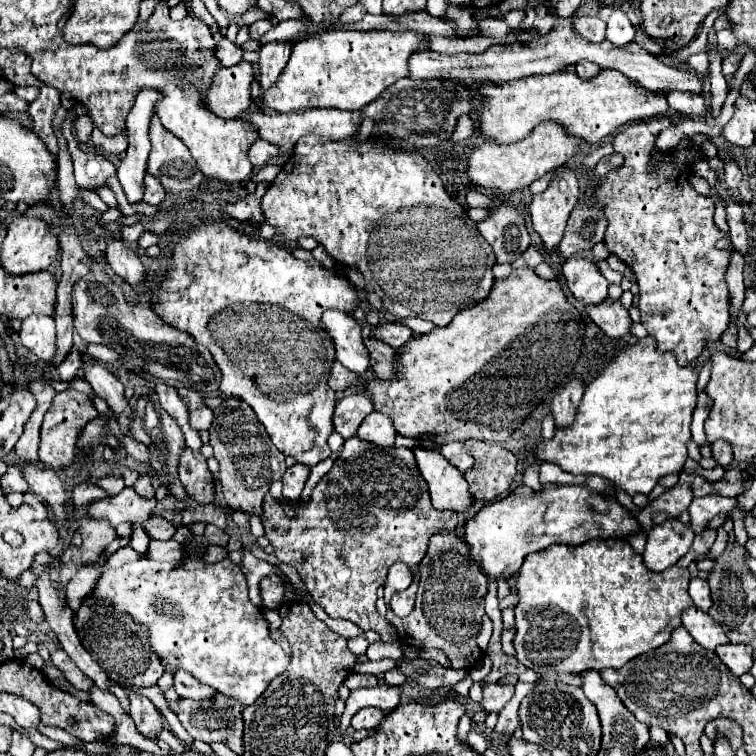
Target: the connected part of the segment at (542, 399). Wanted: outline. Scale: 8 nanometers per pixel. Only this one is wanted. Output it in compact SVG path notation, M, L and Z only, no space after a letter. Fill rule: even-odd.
M516 268L512 270L512 274L504 280L496 280L488 298L484 298L482 302L460 310L452 322L444 328L434 328L430 334L422 334L420 338L412 338L408 340L408 344L404 344L402 348L396 350L396 378L394 380L366 380L358 384L358 390L368 390L372 396L372 406L376 412L388 414L394 424L396 424L396 432L408 438L416 438L416 440L432 440L436 444L448 444L454 440L468 440L468 438L476 438L476 440L484 440L484 442L498 442L498 444L506 444L512 434L522 426L522 442L536 442L536 438L540 436L540 424L542 424L542 416L546 406L552 402L552 396L556 396L556 392L570 380L574 364L580 356L584 344L584 322L580 318L580 314L570 306L570 302L566 300L562 288L558 286L556 280L542 280L540 276L534 274L532 268Z

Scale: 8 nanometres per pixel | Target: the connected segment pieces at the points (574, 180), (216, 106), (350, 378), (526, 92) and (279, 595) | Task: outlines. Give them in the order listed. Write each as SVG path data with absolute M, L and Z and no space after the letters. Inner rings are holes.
M564 164L562 168L556 168L556 176L550 182L550 186L542 192L532 196L530 202L530 218L534 230L542 236L544 246L548 250L556 248L562 240L566 220L578 202L580 184L576 172Z
M240 62L236 66L222 68L214 74L212 86L200 98L200 104L220 118L240 118L252 104L252 78L254 70L250 62Z
M334 362L332 364L330 376L328 376L328 386L334 392L342 392L342 390L350 388L352 384L356 384L356 380L358 380L358 376L354 372L350 372L348 368L344 368L340 362Z
M610 68L600 70L600 76L592 80L582 80L572 70L560 70L544 76L520 78L516 82L484 84L478 88L478 94L482 98L480 116L476 116L476 120L480 120L480 134L484 140L494 140L496 144L518 142L528 136L534 126L548 120L562 124L570 136L586 144L598 144L604 136L614 134L616 128L628 122L656 118L668 110L664 94L648 92Z
M266 576L260 582L260 596L262 596L262 606L270 610L278 610L284 602L284 588L278 576Z

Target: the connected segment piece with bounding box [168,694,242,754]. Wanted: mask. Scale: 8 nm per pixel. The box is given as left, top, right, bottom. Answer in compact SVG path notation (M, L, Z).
M216 696L216 700L176 700L168 708L178 716L186 732L202 742L224 742L224 728L236 724L236 740L232 750L242 752L242 708L228 696Z

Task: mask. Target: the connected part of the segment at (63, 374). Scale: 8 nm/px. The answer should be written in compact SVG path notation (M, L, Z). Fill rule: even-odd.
M72 348L72 350L68 352L68 356L64 358L64 362L60 364L60 368L56 368L56 370L58 370L58 374L60 374L60 378L62 378L64 382L72 382L74 376L78 374L80 366L82 366L82 356L80 356L78 348Z

